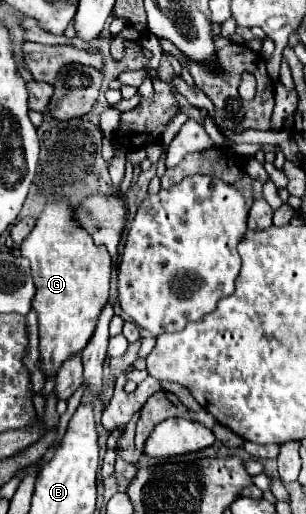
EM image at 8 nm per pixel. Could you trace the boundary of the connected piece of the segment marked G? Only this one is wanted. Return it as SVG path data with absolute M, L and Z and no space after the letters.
M64 199L44 207L20 251L22 257L30 261L36 285L32 309L38 315L40 369L48 381L58 373L62 363L80 353L94 335L98 315L108 303L112 259L106 247L96 247L92 237L76 225L74 209Z

